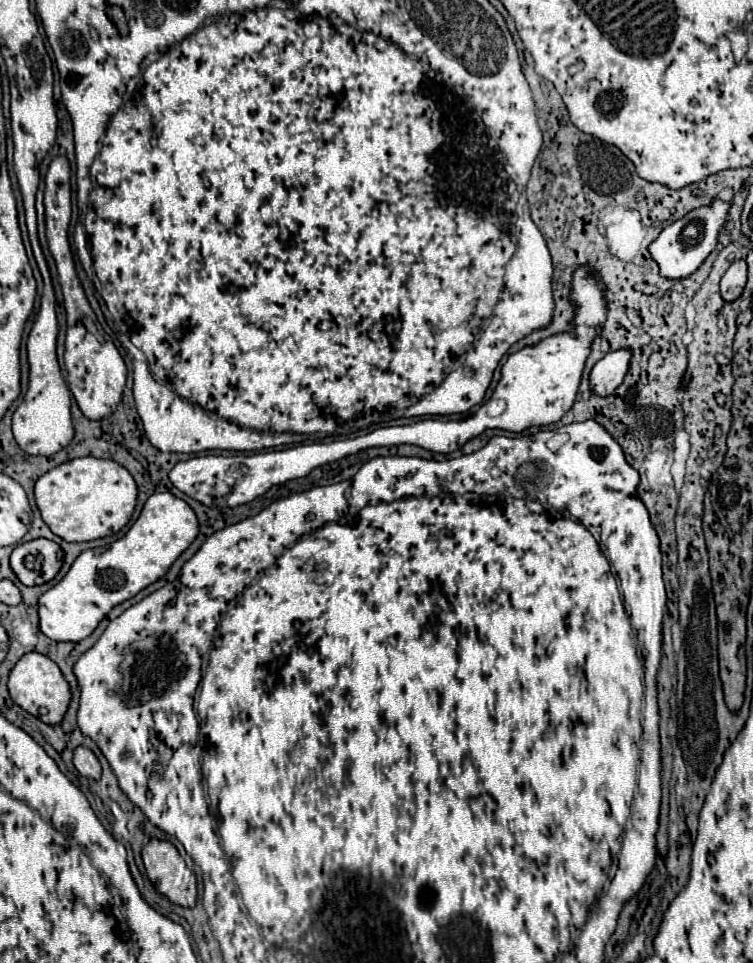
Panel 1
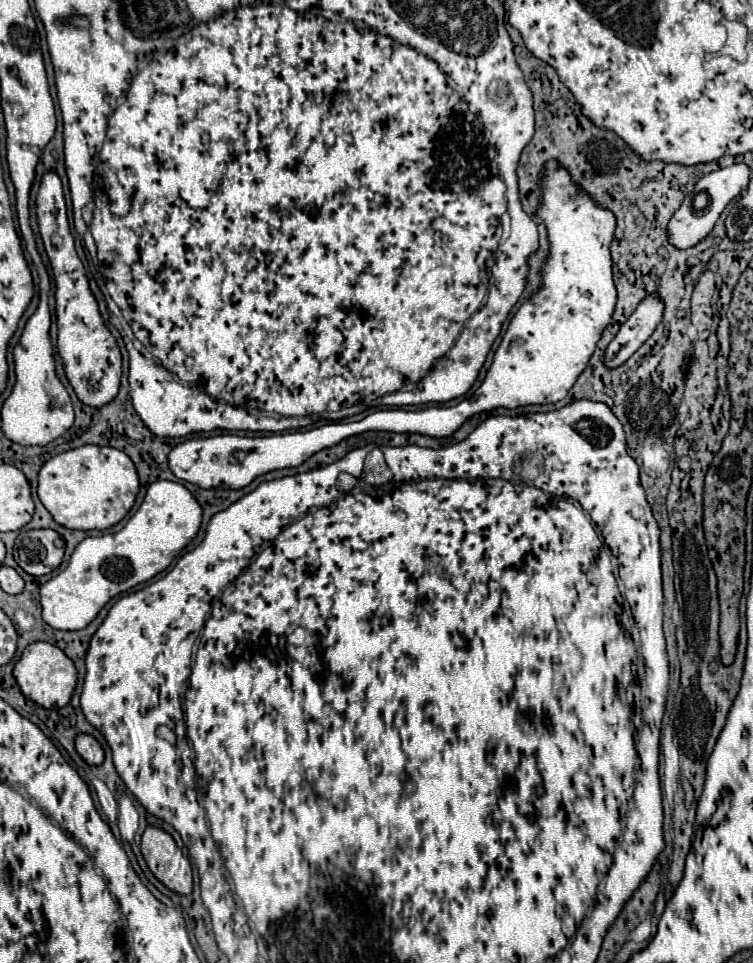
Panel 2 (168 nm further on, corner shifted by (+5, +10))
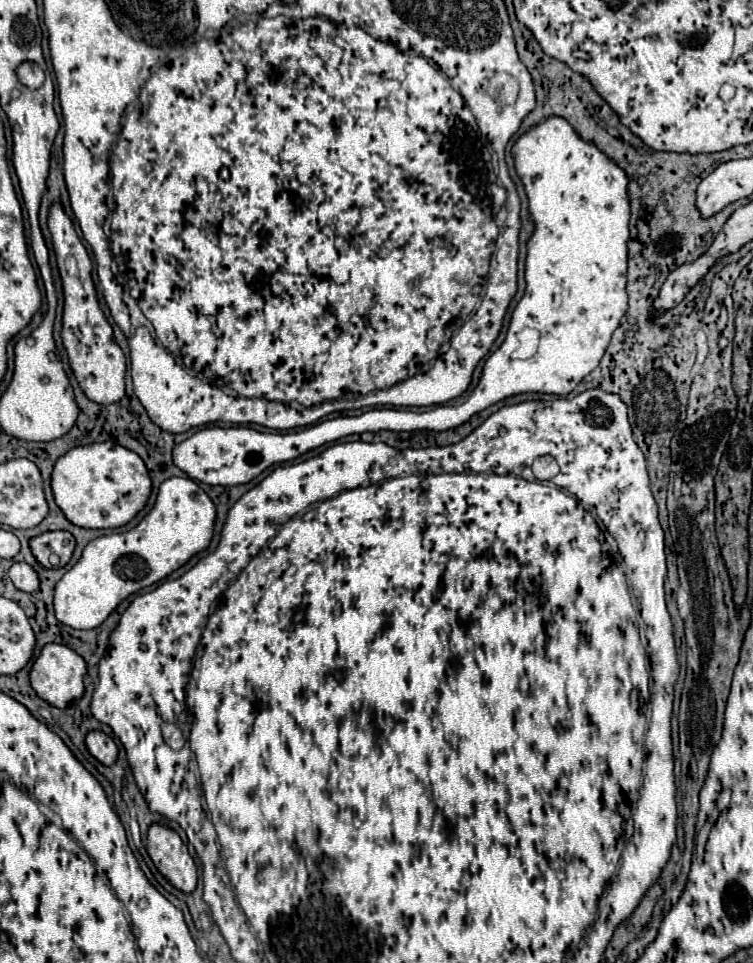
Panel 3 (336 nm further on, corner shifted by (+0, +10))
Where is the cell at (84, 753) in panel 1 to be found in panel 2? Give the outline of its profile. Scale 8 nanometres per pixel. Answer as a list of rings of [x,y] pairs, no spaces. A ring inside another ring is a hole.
[[[77,735],[77,741],[75,741],[75,747],[77,747],[77,753],[89,763],[89,765],[101,765],[103,759],[105,759],[105,753],[99,745],[99,741],[91,735]]]

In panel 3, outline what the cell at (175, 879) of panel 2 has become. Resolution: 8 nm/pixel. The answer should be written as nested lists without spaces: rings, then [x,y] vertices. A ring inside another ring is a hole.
[[[152,825],[148,831],[146,851],[156,869],[180,891],[192,893],[196,889],[198,871],[196,863],[182,843],[180,835],[168,827]]]

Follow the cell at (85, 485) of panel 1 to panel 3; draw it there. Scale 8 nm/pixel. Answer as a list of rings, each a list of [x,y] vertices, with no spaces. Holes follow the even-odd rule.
[[[112,441],[70,449],[56,461],[50,485],[64,517],[84,529],[116,529],[126,525],[146,505],[152,491],[142,459]]]

